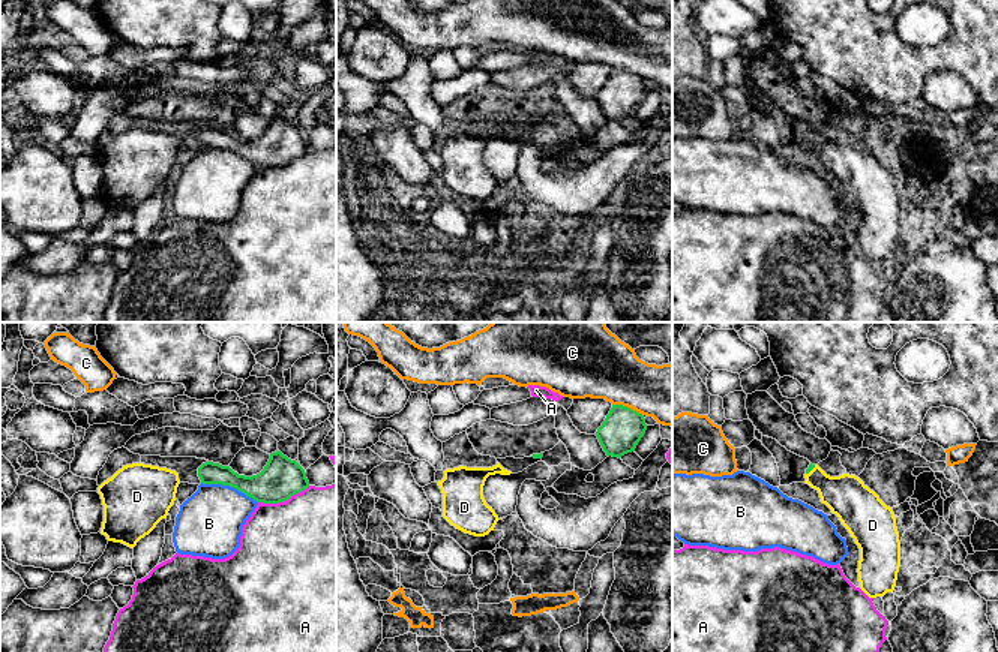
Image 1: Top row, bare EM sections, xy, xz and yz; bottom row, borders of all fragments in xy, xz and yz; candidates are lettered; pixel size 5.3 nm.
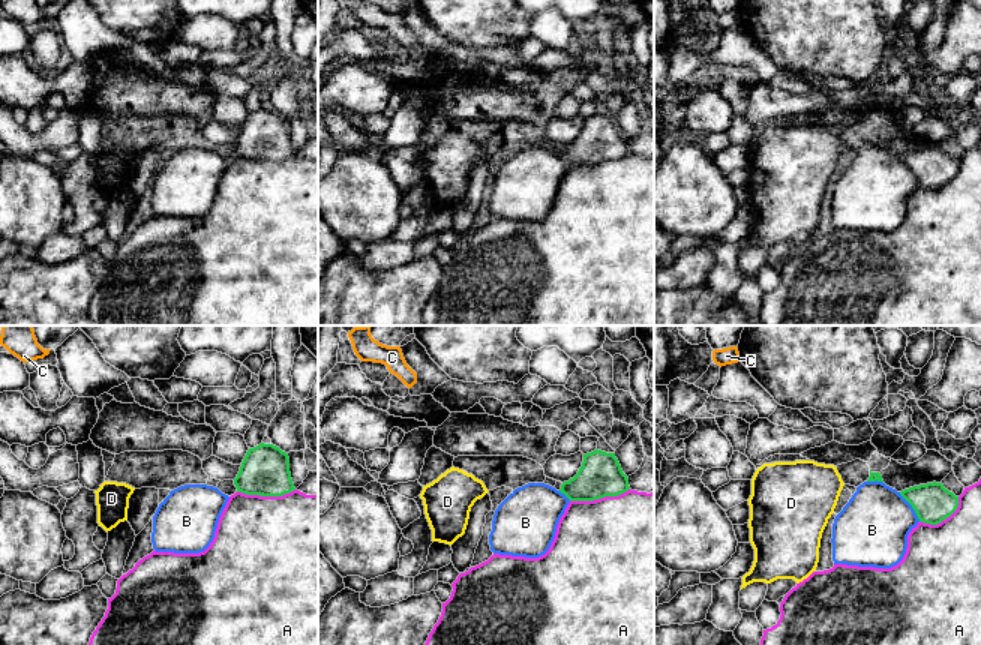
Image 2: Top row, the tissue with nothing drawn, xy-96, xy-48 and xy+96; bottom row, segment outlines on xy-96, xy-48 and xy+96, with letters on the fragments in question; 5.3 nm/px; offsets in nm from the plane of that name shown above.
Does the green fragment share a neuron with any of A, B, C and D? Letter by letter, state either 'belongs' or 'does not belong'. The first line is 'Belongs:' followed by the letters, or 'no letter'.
Belongs: D
A: does not belong
B: does not belong
C: does not belong
D: belongs

